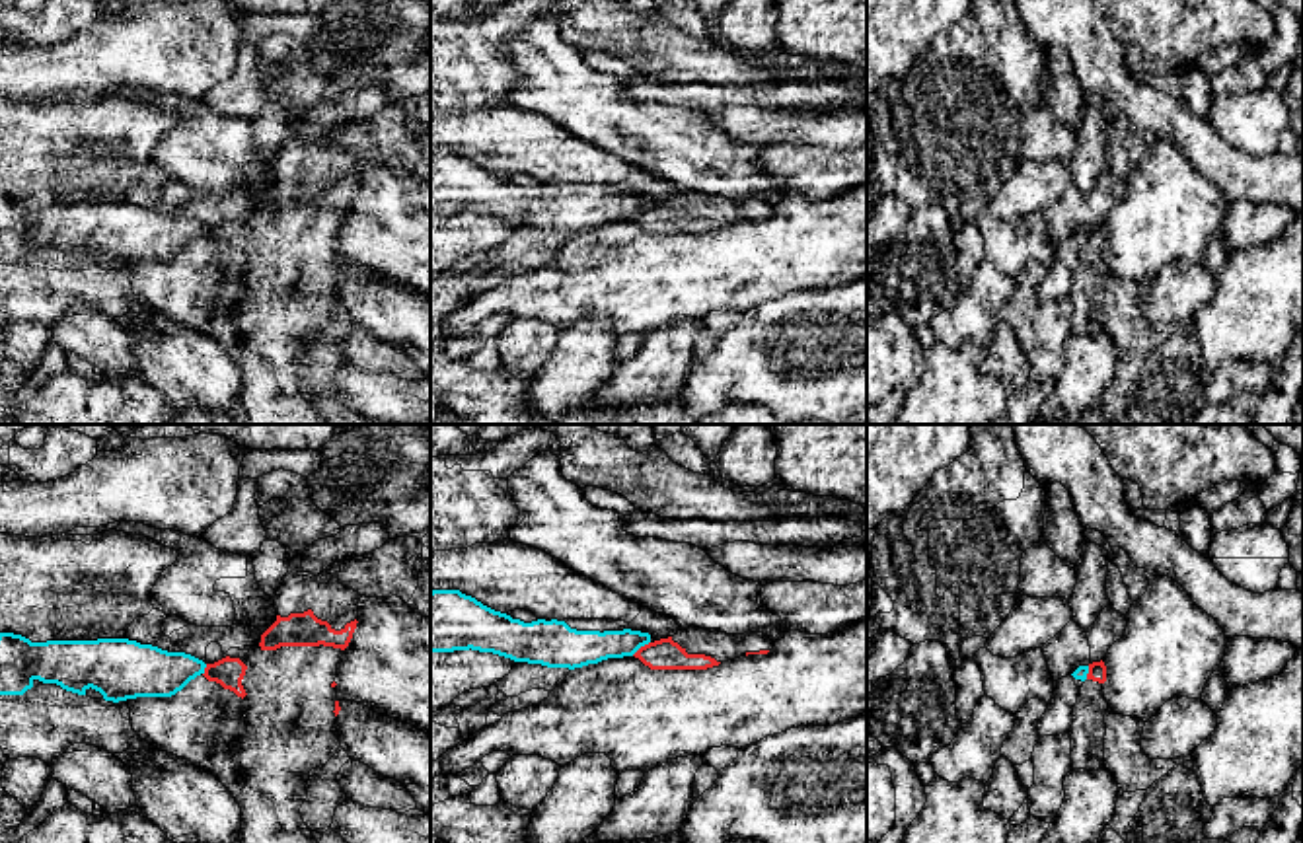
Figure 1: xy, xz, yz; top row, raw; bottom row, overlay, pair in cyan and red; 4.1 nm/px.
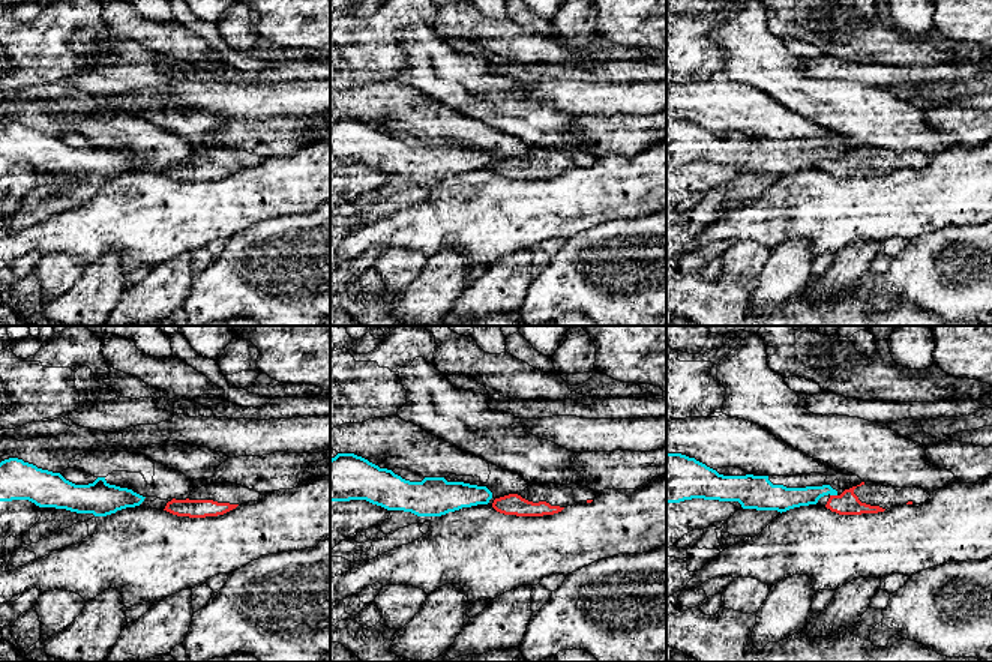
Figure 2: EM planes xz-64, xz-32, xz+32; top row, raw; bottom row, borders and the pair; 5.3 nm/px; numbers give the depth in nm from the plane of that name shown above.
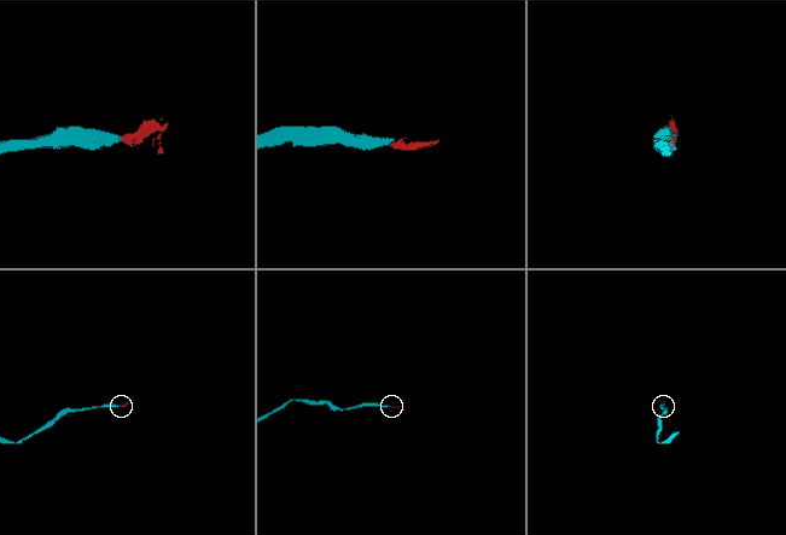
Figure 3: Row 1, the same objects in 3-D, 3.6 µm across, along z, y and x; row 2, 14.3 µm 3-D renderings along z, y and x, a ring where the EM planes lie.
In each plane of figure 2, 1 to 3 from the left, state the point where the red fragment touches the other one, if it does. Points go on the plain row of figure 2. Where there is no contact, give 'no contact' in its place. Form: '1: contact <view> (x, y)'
1: no contact
2: no contact
3: contact xz+32 (833, 158)

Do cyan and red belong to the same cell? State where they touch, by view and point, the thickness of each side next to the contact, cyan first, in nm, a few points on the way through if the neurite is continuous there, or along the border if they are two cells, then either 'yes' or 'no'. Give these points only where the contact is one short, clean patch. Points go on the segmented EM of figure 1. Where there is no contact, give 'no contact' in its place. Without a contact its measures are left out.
contact xz (639, 647); calibres 150 and 130 nm; border xz (649, 641), (632, 655); no

